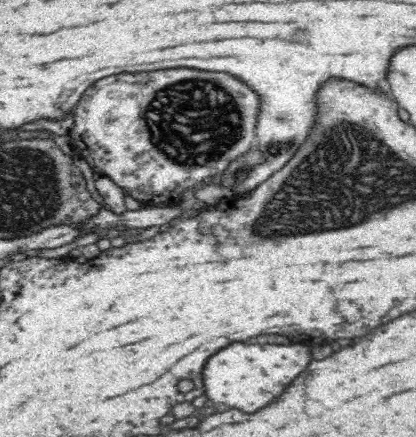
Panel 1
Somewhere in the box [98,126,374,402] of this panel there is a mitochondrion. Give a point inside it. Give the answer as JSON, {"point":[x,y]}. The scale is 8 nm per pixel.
{"point":[274,148]}

